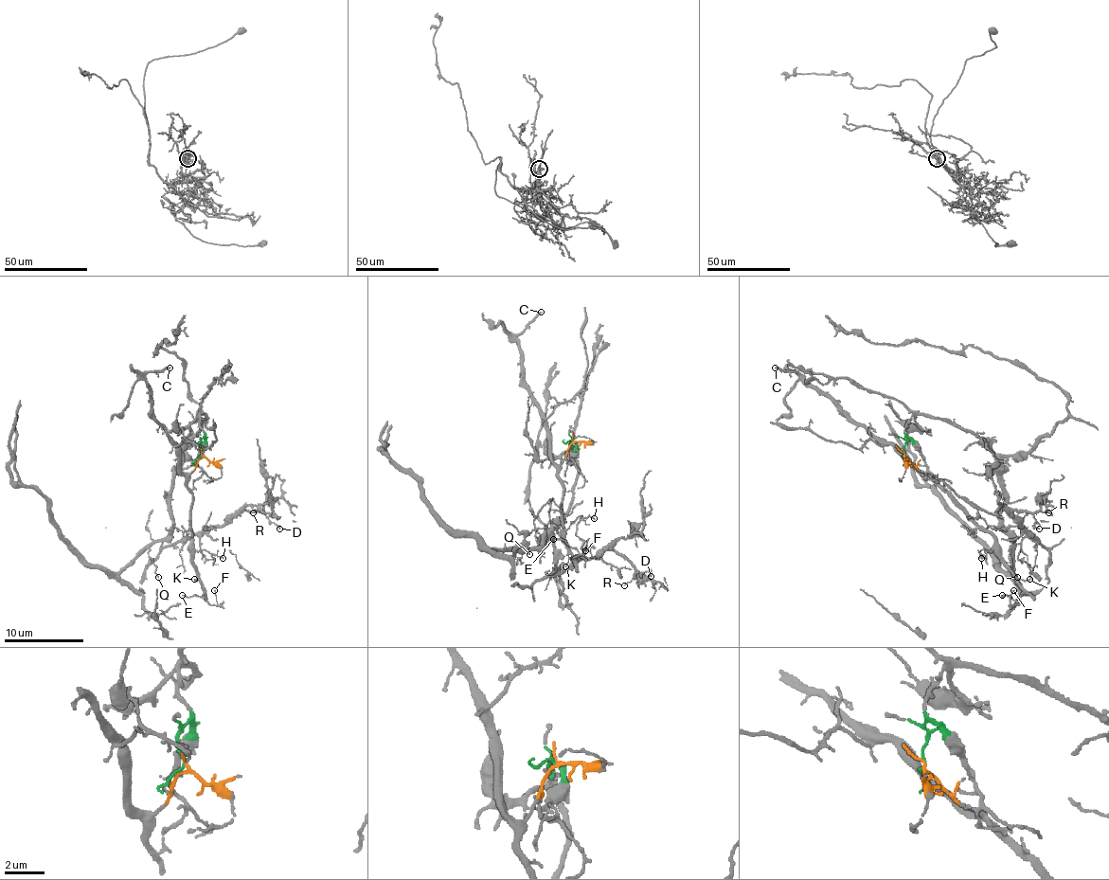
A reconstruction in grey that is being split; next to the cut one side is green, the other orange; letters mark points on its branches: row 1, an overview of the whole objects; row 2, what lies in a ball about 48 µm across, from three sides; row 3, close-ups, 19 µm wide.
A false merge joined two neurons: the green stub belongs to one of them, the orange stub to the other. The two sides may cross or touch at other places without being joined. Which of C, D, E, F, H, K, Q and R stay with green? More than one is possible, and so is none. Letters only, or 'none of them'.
D, Q, R

